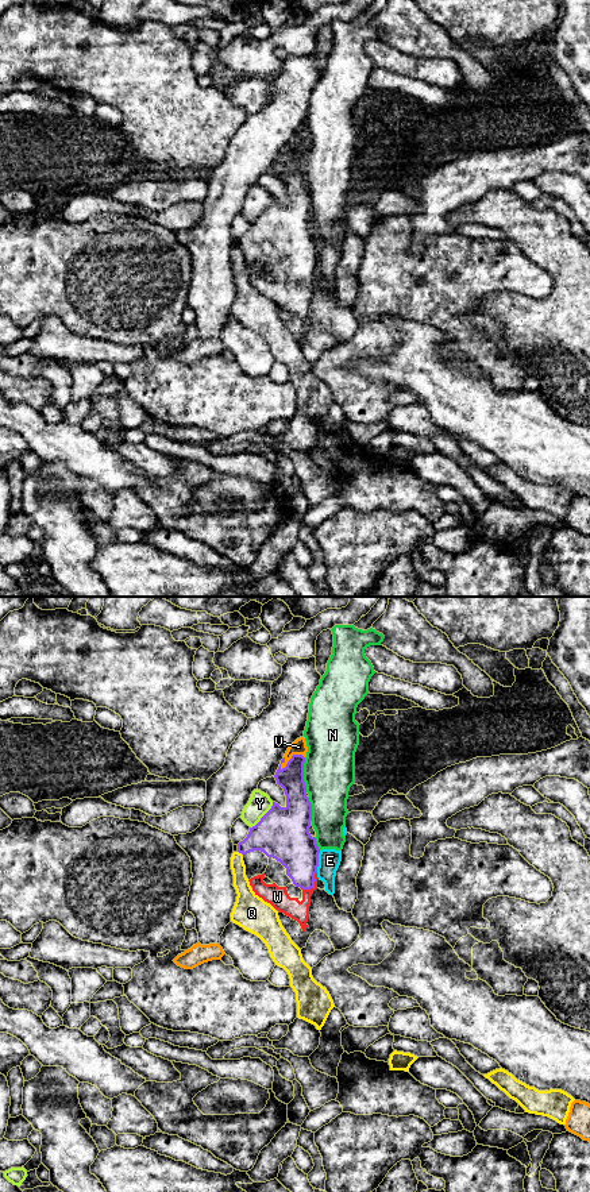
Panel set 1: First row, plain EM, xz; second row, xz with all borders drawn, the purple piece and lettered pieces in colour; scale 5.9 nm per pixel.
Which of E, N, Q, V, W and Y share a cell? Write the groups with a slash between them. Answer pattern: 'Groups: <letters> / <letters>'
Groups: E / N / Q / V / W / Y

